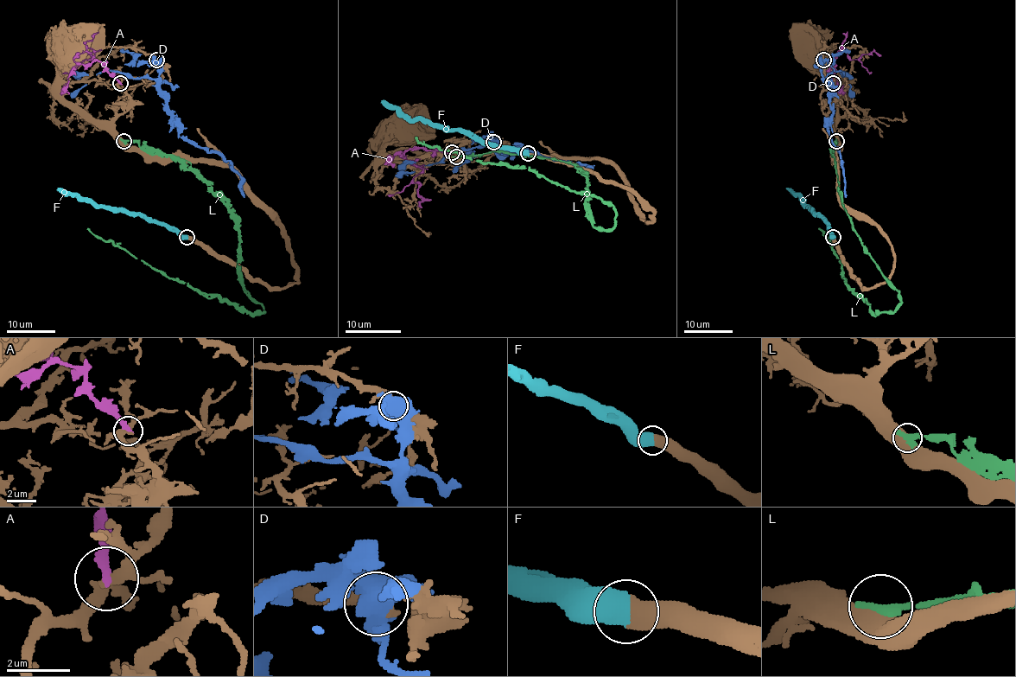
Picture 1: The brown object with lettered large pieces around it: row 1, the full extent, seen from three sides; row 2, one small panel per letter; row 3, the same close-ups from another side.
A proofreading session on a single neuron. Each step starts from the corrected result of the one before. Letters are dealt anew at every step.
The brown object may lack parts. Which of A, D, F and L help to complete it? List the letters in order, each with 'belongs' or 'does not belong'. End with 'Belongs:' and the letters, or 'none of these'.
A: does not belong
D: does not belong
F: belongs
L: does not belong
Belongs: F

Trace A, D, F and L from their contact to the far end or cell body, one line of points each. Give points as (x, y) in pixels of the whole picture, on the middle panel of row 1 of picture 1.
A: (453, 153), (439, 149), (408, 149), (400, 154), (423, 169), (414, 178), (419, 183), (419, 207)
D: (492, 142), (495, 140), (497, 147), (501, 150), (529, 149), (544, 157), (593, 169)
F: (527, 153), (485, 144), (460, 130), (442, 130), (419, 119), (407, 119), (382, 100)
L: (456, 157), (497, 151), (569, 162), (586, 178), (590, 222), (609, 229), (615, 221), (602, 199), (416, 137)

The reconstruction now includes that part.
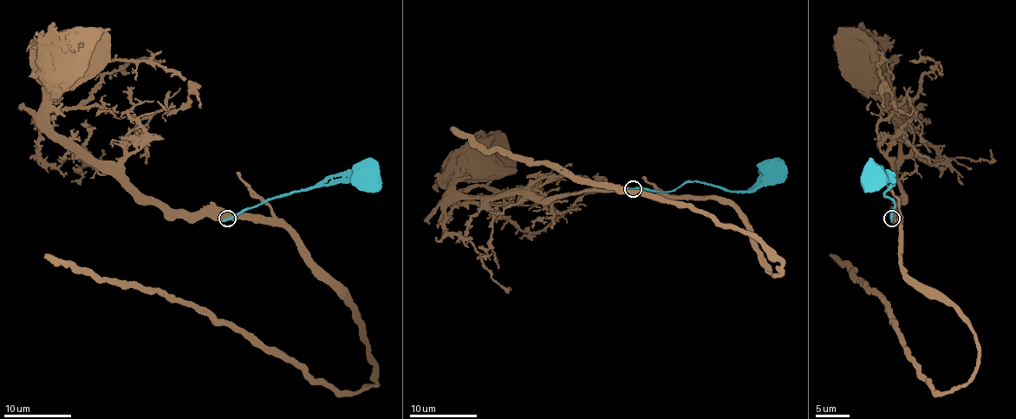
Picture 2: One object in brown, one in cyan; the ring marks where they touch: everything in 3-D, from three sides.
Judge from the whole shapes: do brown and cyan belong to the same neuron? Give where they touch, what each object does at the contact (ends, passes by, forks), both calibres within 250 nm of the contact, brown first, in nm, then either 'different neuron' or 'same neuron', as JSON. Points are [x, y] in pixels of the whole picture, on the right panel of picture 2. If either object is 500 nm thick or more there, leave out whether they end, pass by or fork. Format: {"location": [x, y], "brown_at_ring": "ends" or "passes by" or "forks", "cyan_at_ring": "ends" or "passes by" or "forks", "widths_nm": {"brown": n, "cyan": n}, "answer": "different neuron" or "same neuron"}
{"location": [892, 219], "widths_nm": {"brown": 600, "cyan": 360}, "answer": "different neuron"}

